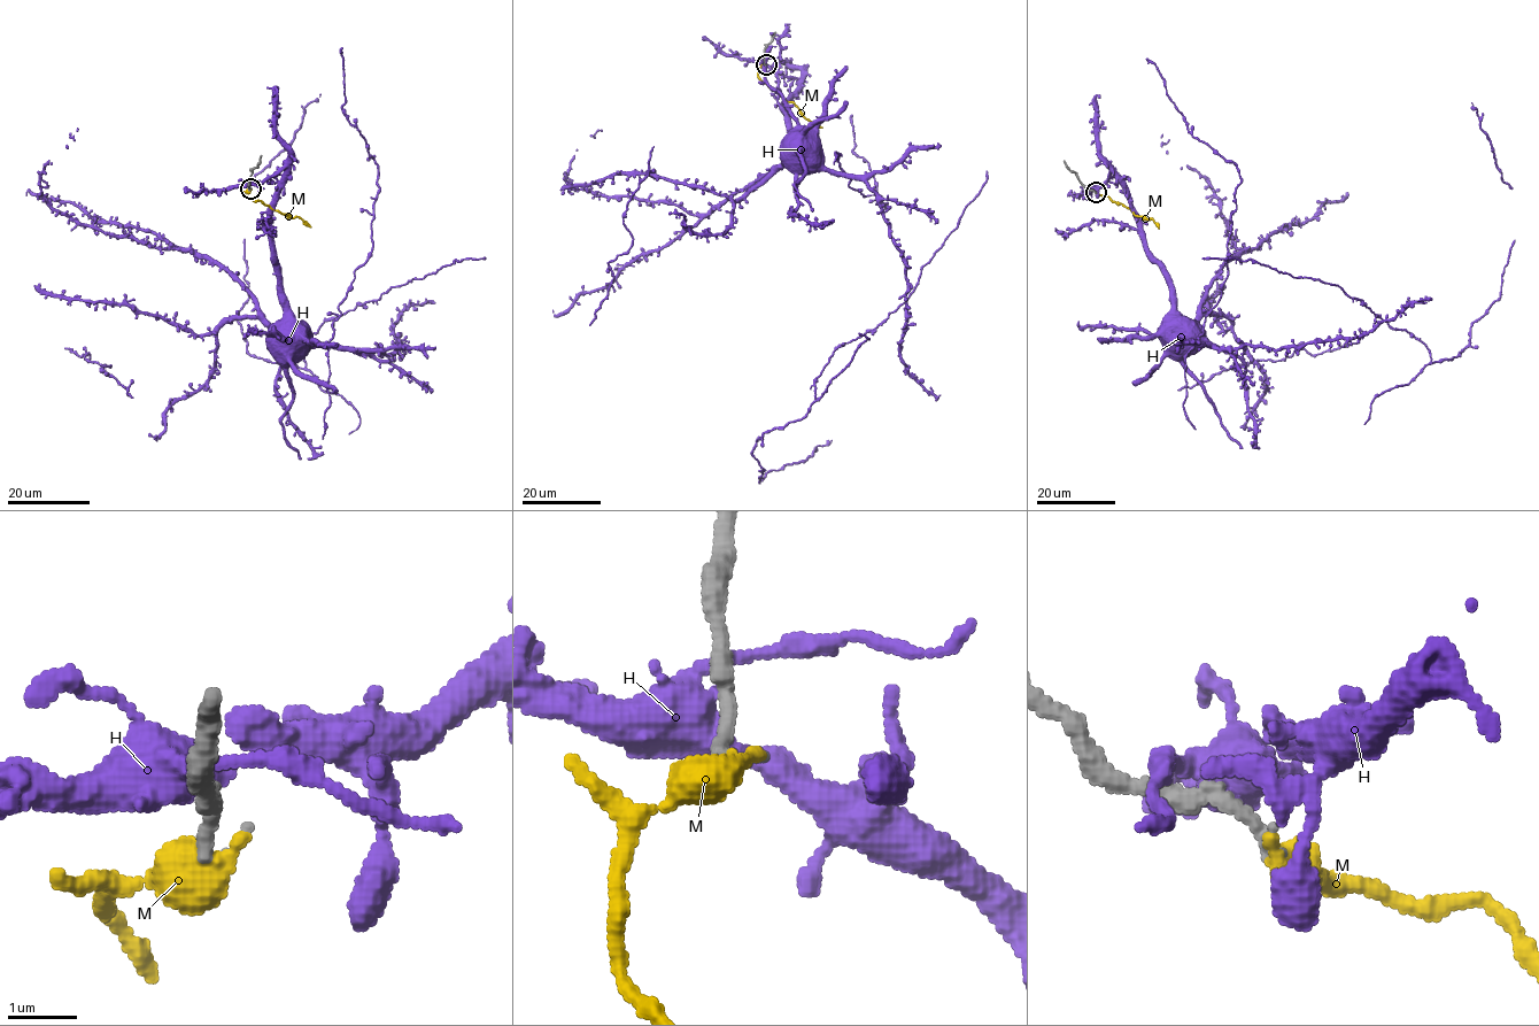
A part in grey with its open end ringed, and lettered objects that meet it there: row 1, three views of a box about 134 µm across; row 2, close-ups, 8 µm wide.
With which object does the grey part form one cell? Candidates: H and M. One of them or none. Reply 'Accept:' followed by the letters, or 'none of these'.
Accept: none of these

